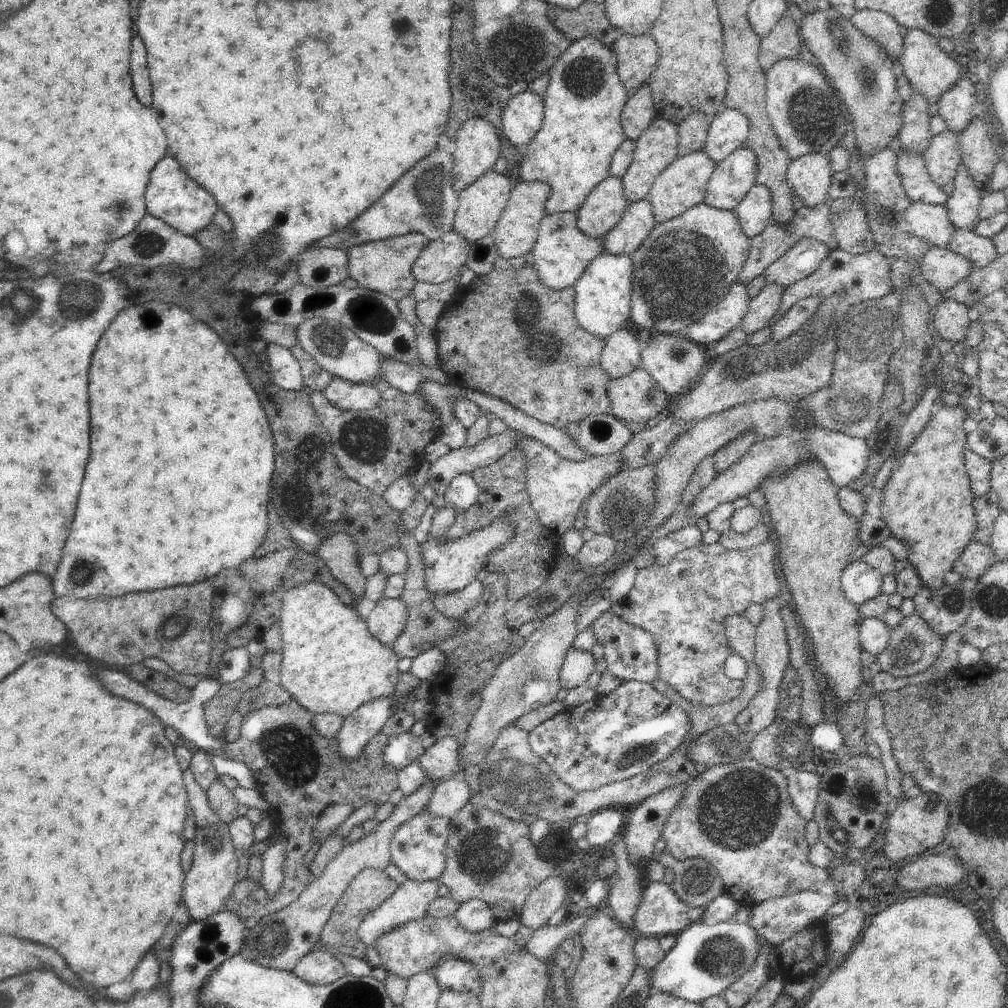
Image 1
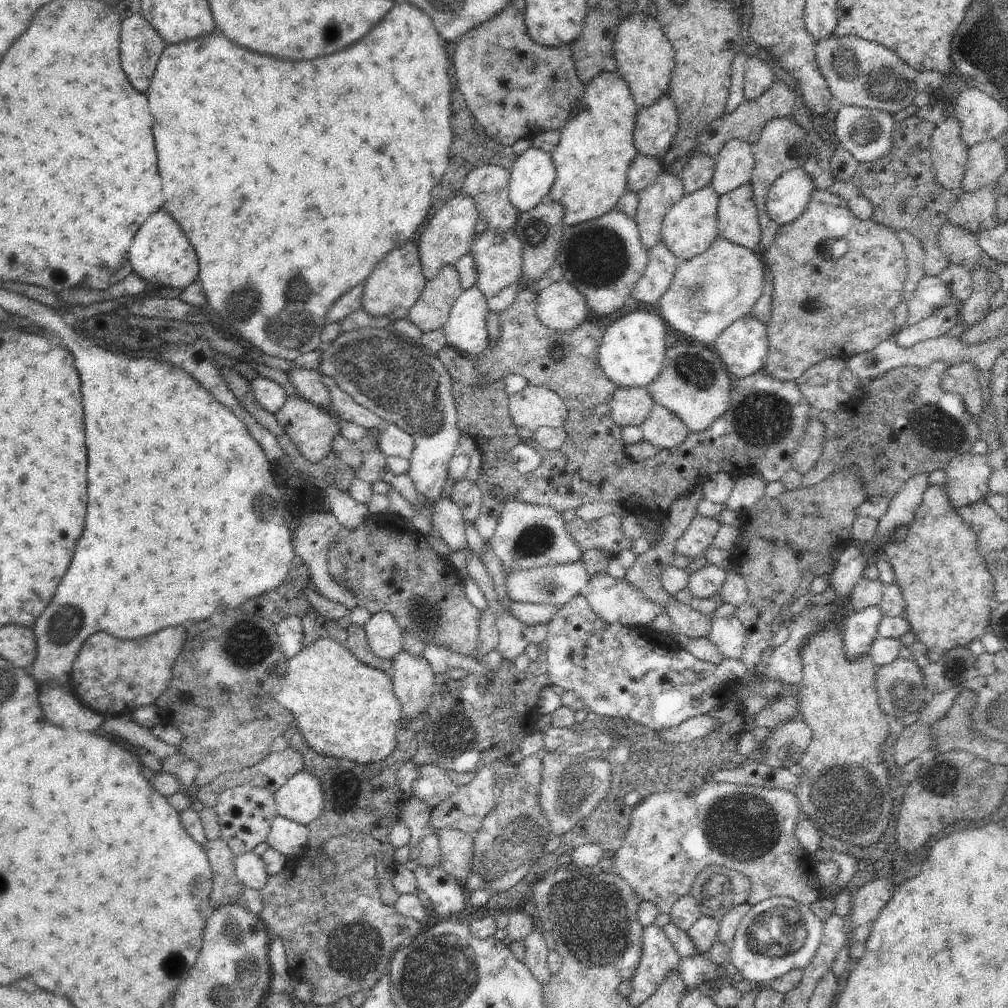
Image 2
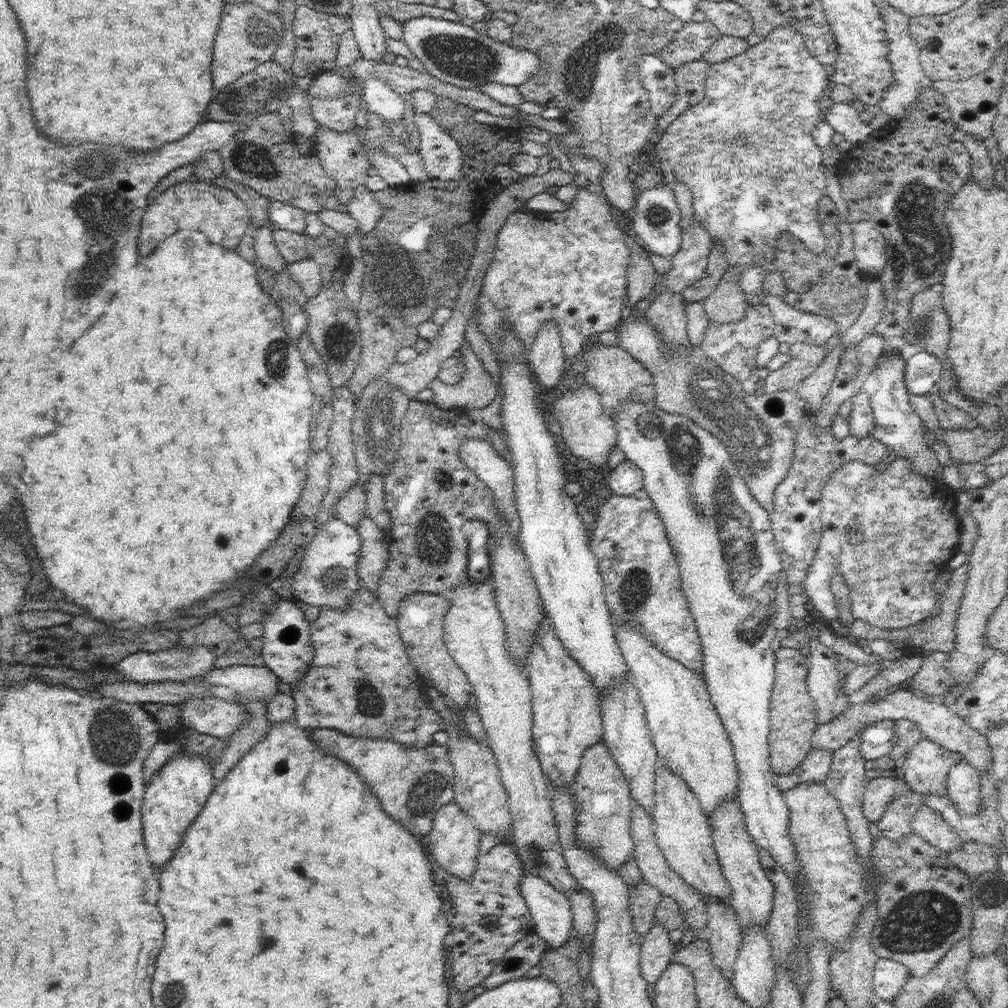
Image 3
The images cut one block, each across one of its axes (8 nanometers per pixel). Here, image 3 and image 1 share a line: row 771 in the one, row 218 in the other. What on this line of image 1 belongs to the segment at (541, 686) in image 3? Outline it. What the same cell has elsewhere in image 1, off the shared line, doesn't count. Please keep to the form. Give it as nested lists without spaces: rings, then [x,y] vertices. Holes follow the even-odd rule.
[[[576,213],[545,215],[538,226],[537,240],[529,253],[531,264],[538,270],[539,280],[550,289],[563,290],[573,286],[586,268],[603,252],[603,242],[583,234],[577,226]]]

